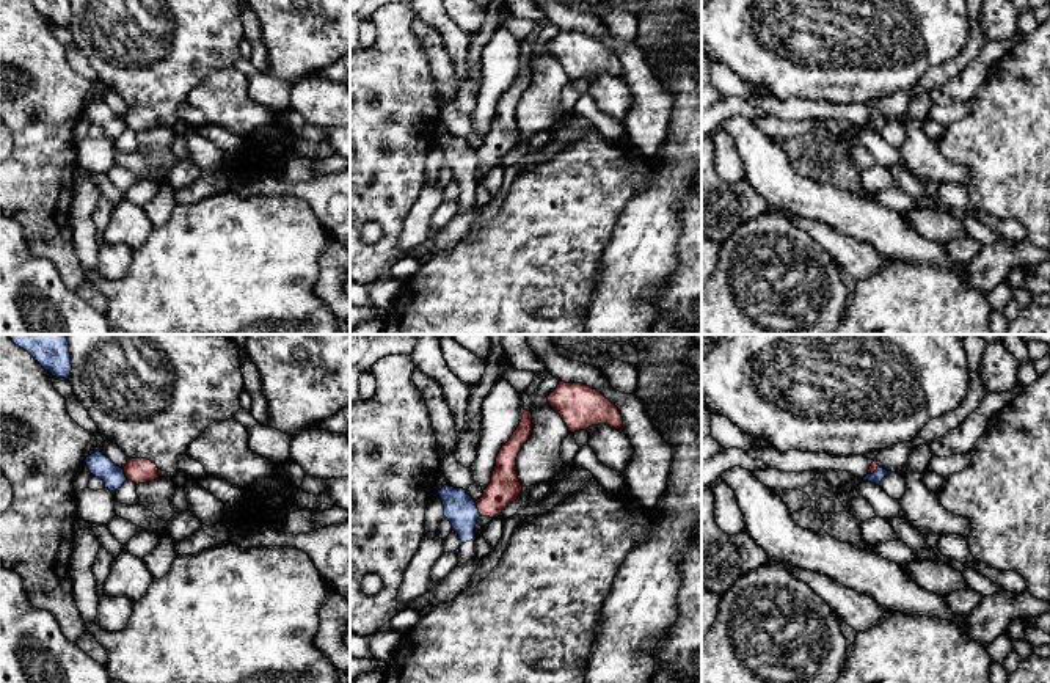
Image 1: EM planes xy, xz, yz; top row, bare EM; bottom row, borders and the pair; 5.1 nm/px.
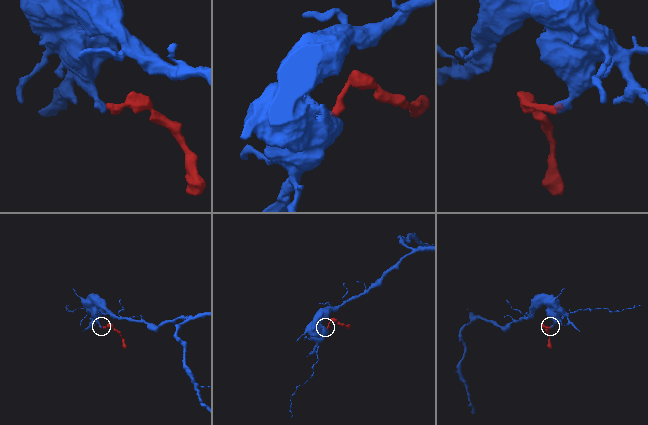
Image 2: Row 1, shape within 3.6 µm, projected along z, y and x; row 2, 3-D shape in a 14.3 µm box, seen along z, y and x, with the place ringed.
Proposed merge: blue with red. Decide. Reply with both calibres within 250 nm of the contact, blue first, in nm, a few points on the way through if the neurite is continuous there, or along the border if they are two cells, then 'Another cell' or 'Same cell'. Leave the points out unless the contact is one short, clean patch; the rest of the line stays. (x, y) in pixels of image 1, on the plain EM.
Thickness 170 nm (blue) against 160 nm. Boundary: xz (474, 149), (481, 162). Another cell

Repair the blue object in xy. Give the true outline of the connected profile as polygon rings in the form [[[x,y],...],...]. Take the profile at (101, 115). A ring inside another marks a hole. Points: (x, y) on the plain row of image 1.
[[[99,97],[85,108],[89,121],[104,129],[105,137],[116,140],[127,129],[124,118],[116,115]]]

